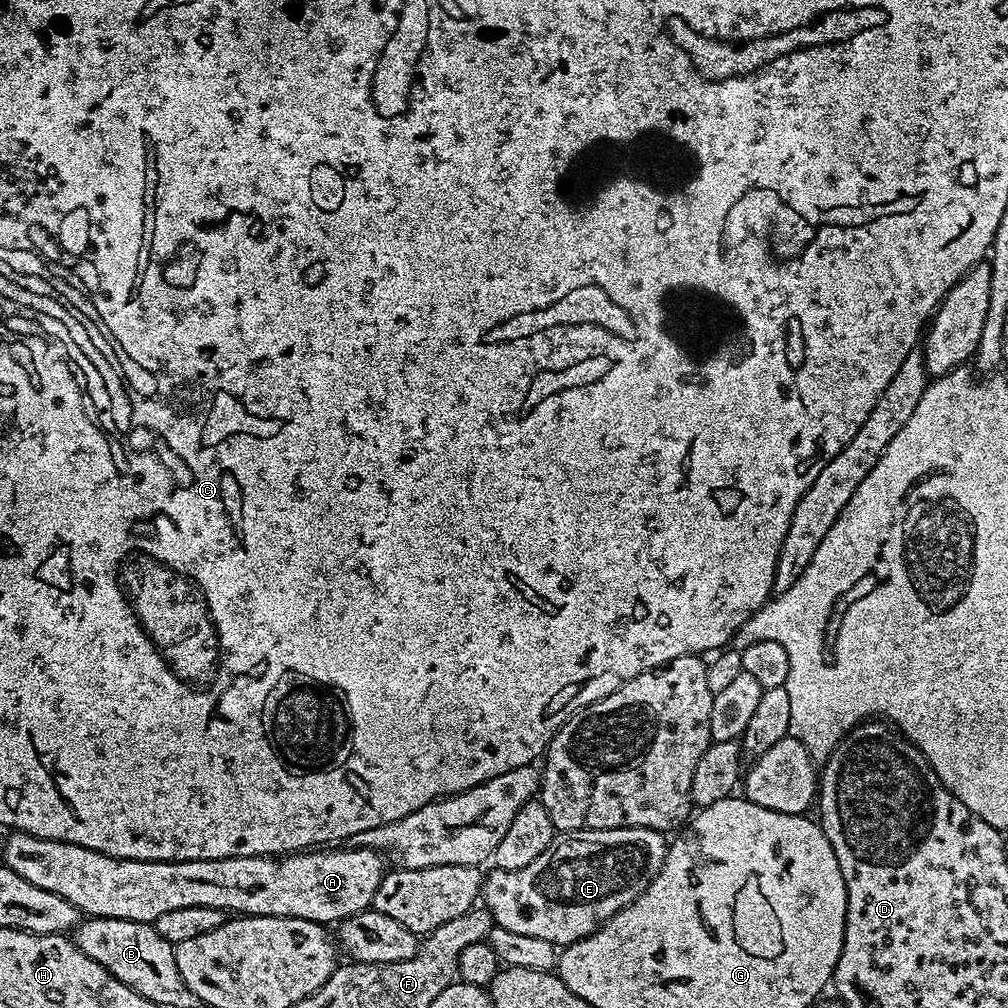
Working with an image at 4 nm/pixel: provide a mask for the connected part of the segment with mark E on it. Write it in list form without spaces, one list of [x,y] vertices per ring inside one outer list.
[[[582,828],[579,832],[566,832],[557,835],[550,846],[546,846],[534,862],[522,866],[522,870],[493,867],[492,873],[489,876],[487,873],[482,880],[482,904],[497,928],[567,946],[594,934],[611,916],[618,914],[618,910],[633,904],[660,873],[668,845],[665,833],[649,828]]]

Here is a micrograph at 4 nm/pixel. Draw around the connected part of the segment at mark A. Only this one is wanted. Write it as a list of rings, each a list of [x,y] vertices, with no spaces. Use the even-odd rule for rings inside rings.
[[[13,831],[9,836],[12,837],[4,844],[2,862],[14,870],[14,874],[22,874],[26,882],[34,882],[34,886],[39,886],[41,890],[50,890],[50,894],[66,898],[66,902],[70,902],[85,917],[122,918],[143,924],[152,924],[162,918],[166,910],[182,910],[182,906],[214,906],[226,914],[289,916],[332,926],[372,908],[372,899],[386,871],[386,860],[381,853],[373,848],[355,846],[305,850],[279,858],[231,856],[221,860],[119,860],[86,846],[38,838],[25,832]]]

